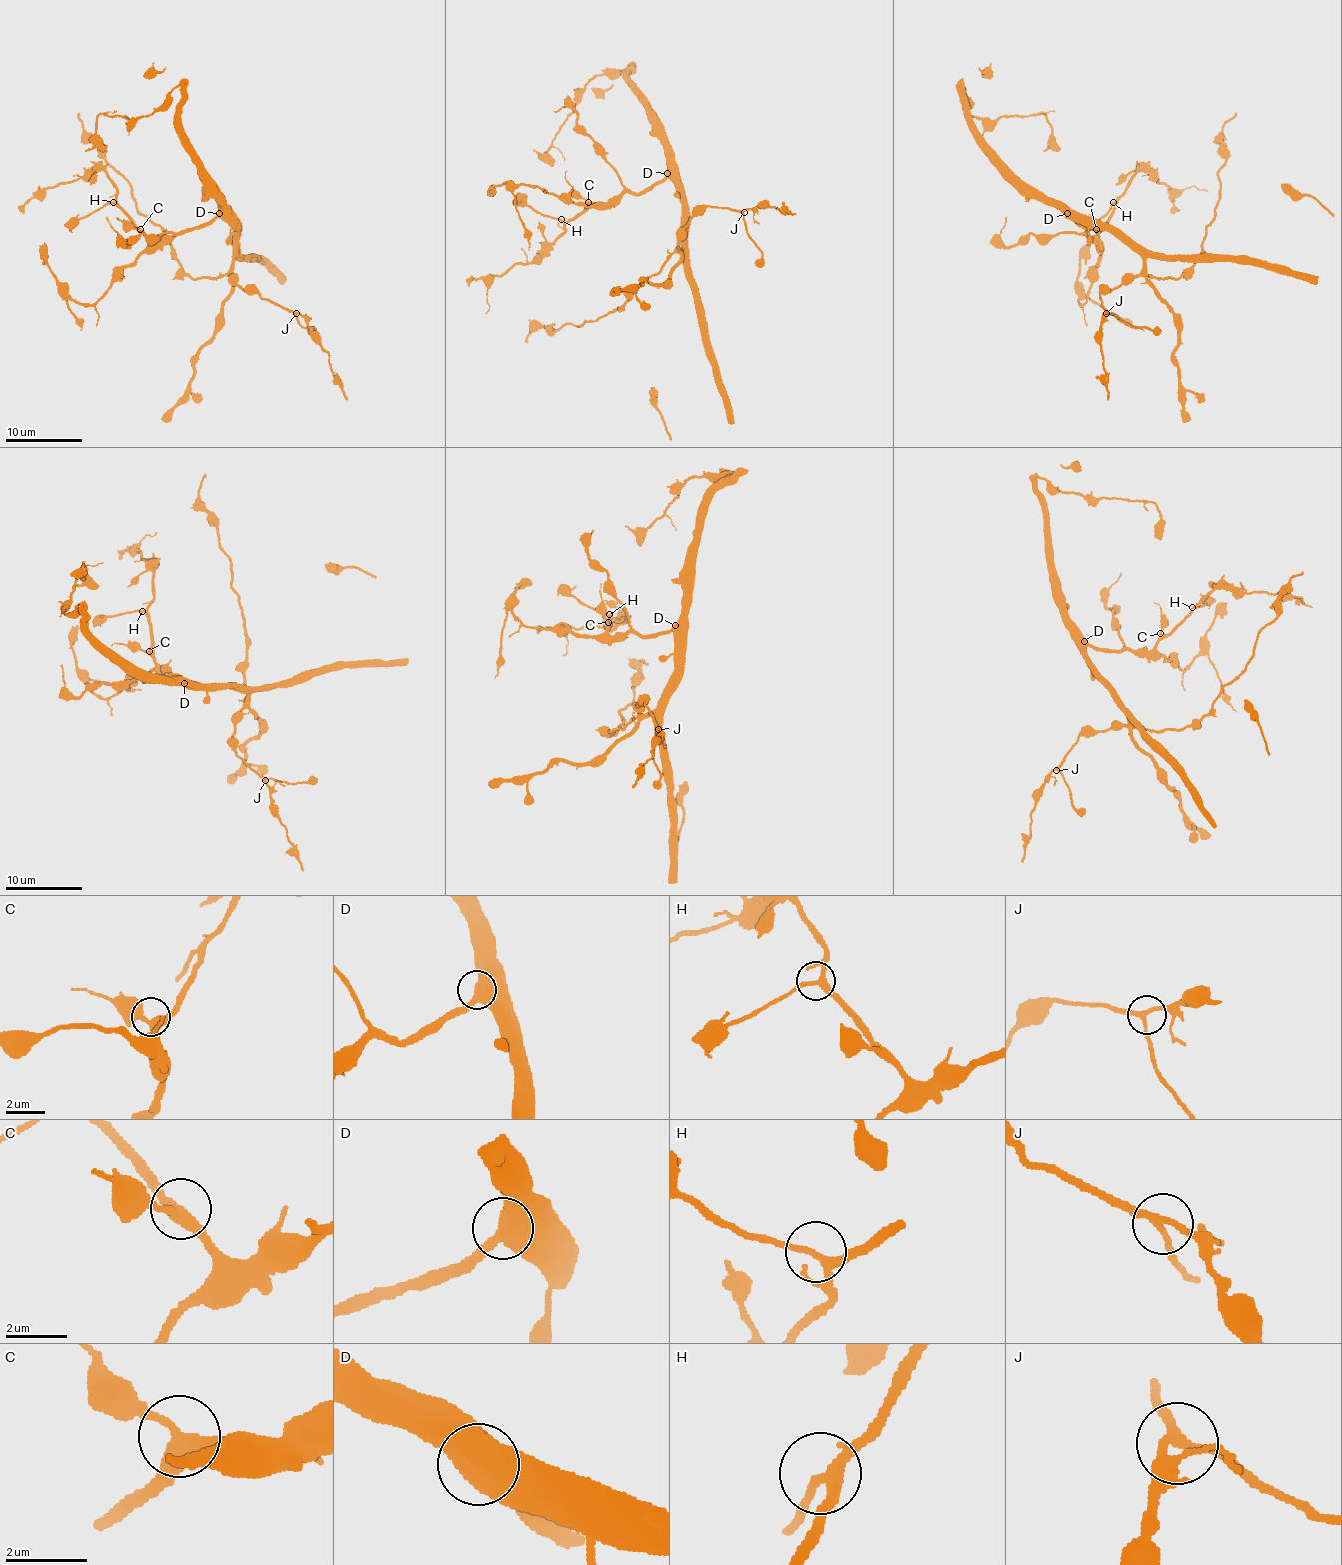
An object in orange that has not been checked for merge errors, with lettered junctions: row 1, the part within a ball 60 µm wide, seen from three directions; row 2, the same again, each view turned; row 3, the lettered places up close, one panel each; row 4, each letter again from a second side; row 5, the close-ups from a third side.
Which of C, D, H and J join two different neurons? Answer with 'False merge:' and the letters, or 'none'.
False merge: none

